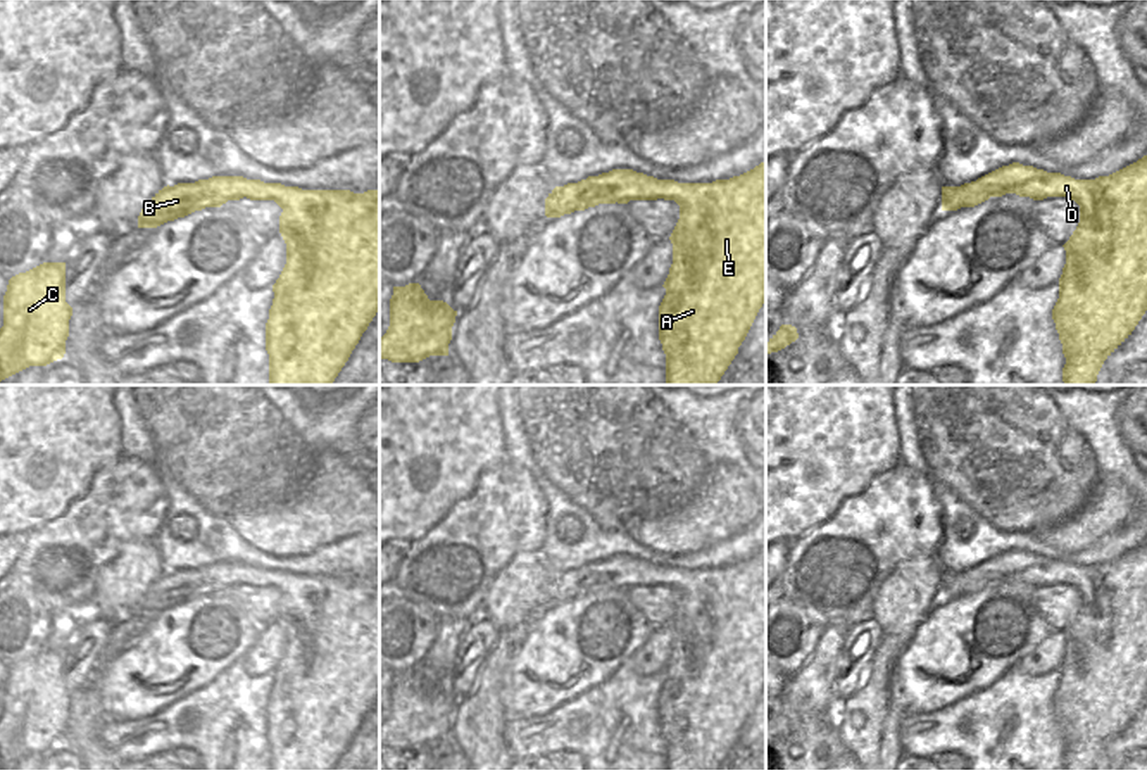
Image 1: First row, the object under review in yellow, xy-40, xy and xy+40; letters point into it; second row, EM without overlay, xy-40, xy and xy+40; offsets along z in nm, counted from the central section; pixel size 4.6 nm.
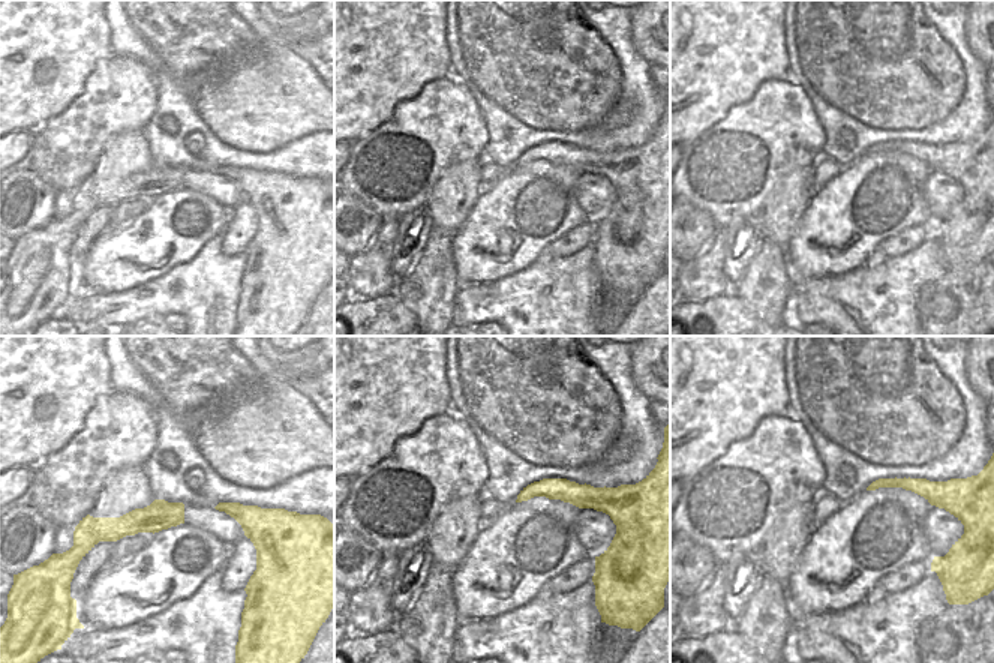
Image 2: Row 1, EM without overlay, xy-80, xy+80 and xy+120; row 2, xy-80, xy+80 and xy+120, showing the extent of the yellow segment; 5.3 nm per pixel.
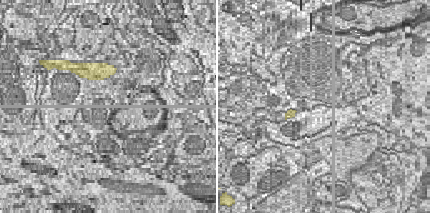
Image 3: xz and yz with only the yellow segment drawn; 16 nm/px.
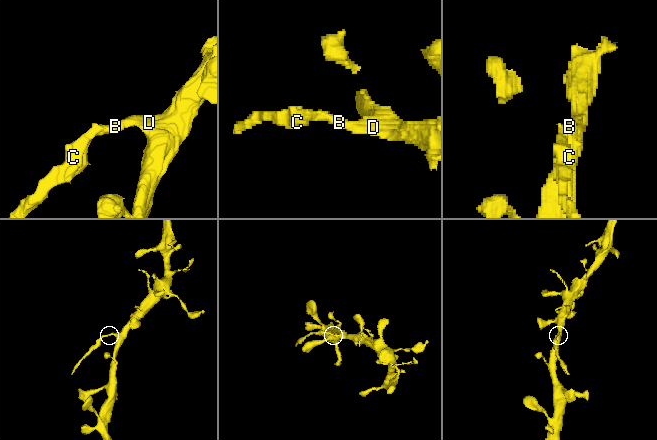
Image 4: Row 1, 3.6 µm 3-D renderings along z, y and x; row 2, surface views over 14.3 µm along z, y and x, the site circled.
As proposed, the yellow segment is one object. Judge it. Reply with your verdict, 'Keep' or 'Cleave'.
Cleave

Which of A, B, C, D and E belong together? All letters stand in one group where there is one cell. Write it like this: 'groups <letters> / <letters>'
groups A D E / B C

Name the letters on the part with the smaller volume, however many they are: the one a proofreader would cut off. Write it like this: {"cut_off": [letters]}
{"cut_off": ["B", "C"]}

